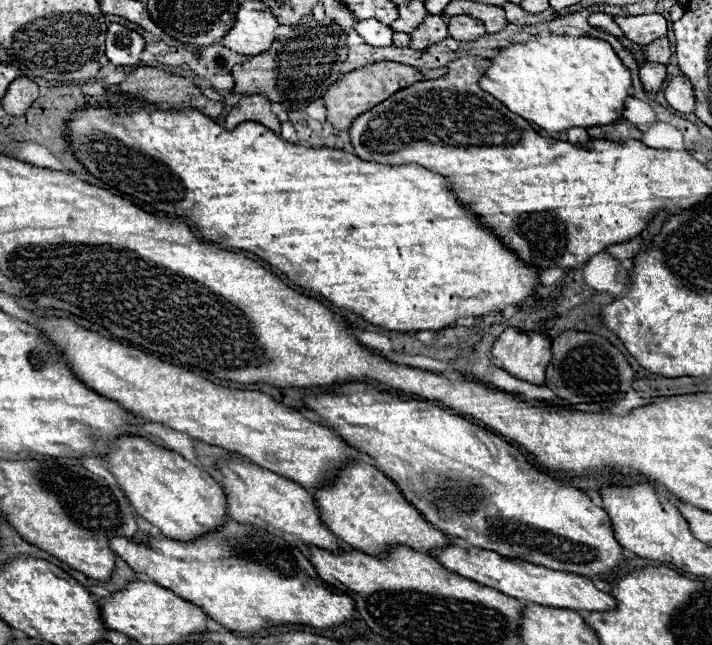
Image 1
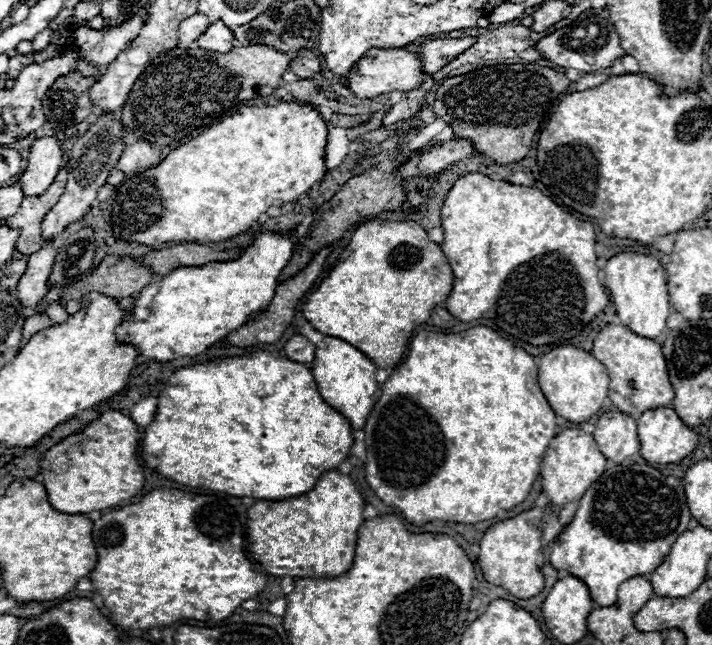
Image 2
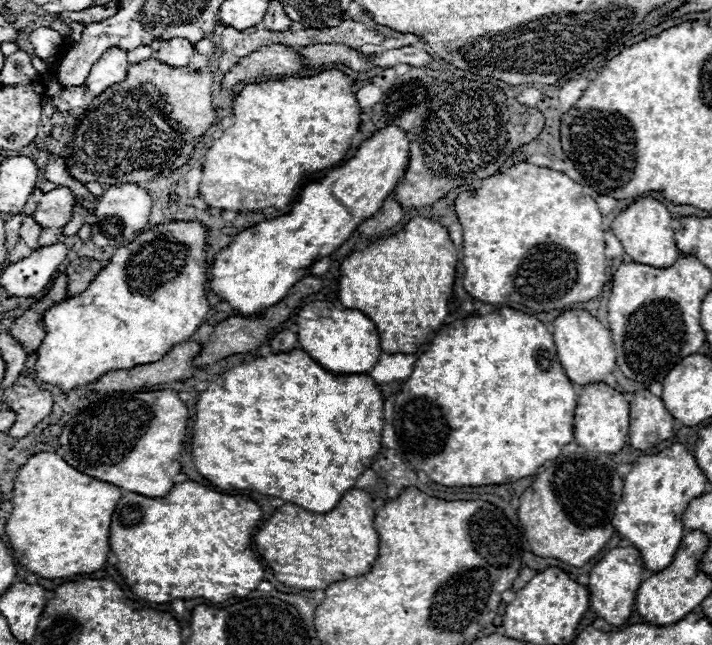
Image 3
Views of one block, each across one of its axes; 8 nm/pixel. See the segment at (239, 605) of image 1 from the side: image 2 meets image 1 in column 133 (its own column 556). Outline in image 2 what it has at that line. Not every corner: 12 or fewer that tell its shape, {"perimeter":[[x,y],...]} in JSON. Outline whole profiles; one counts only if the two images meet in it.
{"perimeter":[[612,464],[550,564],[598,606],[664,562],[690,510],[682,480]]}

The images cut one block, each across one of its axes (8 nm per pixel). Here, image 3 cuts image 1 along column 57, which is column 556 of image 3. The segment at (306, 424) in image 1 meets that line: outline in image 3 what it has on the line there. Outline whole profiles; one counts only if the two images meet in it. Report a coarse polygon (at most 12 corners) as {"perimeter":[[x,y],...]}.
{"perimeter":[[586,310],[554,320],[566,376],[600,382],[616,364],[610,332]]}

